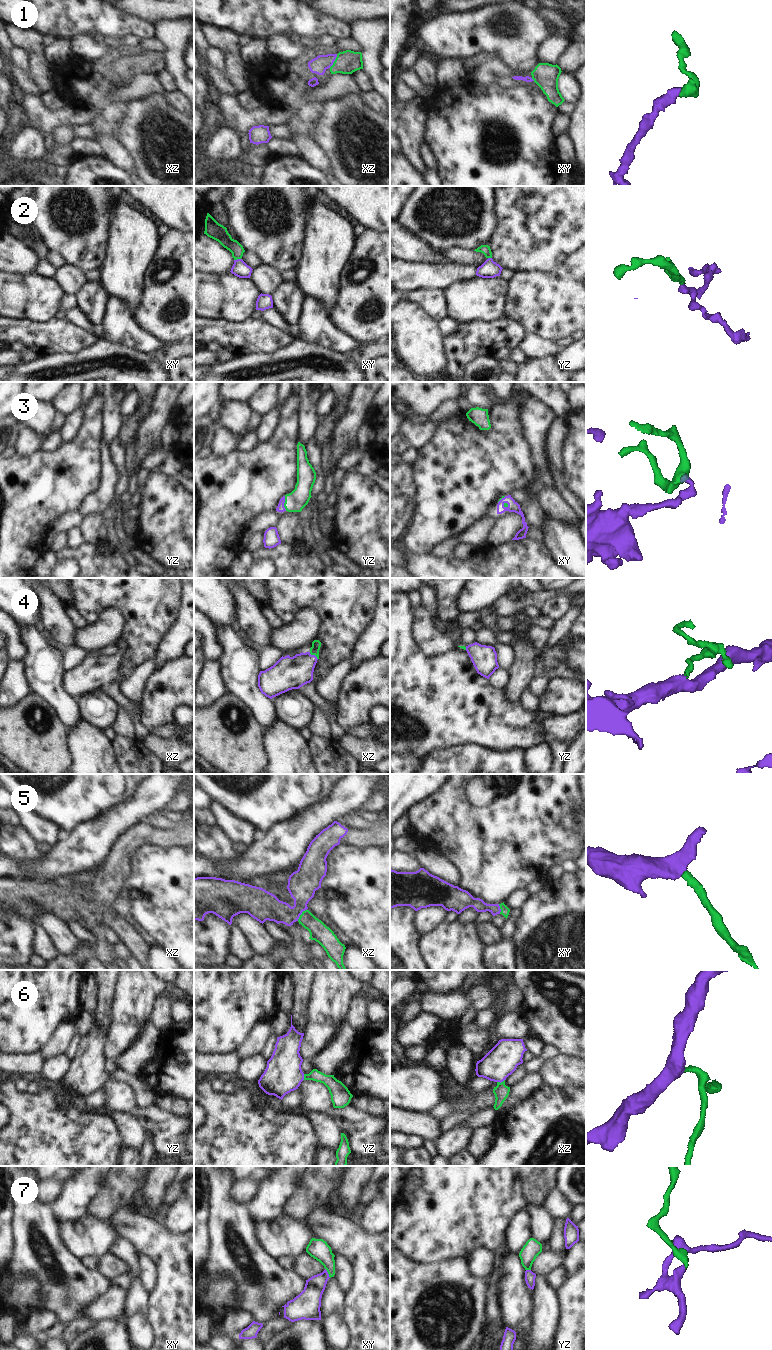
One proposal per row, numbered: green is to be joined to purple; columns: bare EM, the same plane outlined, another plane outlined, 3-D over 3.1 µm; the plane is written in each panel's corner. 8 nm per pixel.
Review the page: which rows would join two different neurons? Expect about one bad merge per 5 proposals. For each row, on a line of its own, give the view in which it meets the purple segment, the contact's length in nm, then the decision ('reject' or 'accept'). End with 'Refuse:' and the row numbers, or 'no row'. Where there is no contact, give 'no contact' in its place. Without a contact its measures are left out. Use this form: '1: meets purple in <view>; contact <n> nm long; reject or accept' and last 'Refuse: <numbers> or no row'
1: meets purple in xz; contact 130 nm long; accept
2: meets purple in xy; contact 60 nm long; accept
3: meets purple in yz; contact 120 nm long; accept
4: meets purple in xz; contact 90 nm long; accept
5: meets purple in xz; contact 120 nm long; accept
6: meets purple in xz; contact 70 nm long; accept
7: meets purple in xy; contact 90 nm long; accept
Refuse: no row

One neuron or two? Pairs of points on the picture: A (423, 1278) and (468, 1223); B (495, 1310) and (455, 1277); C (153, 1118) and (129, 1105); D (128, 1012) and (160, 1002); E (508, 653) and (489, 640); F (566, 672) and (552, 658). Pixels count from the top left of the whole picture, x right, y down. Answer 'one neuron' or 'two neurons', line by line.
A: two neurons
B: two neurons
C: two neurons
D: two neurons
E: one neuron
F: one neuron

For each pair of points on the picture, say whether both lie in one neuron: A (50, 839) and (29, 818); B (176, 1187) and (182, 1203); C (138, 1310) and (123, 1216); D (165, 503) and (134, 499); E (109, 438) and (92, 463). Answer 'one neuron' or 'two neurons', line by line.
A: one neuron
B: two neurons
C: two neurons
D: two neurons
E: two neurons

